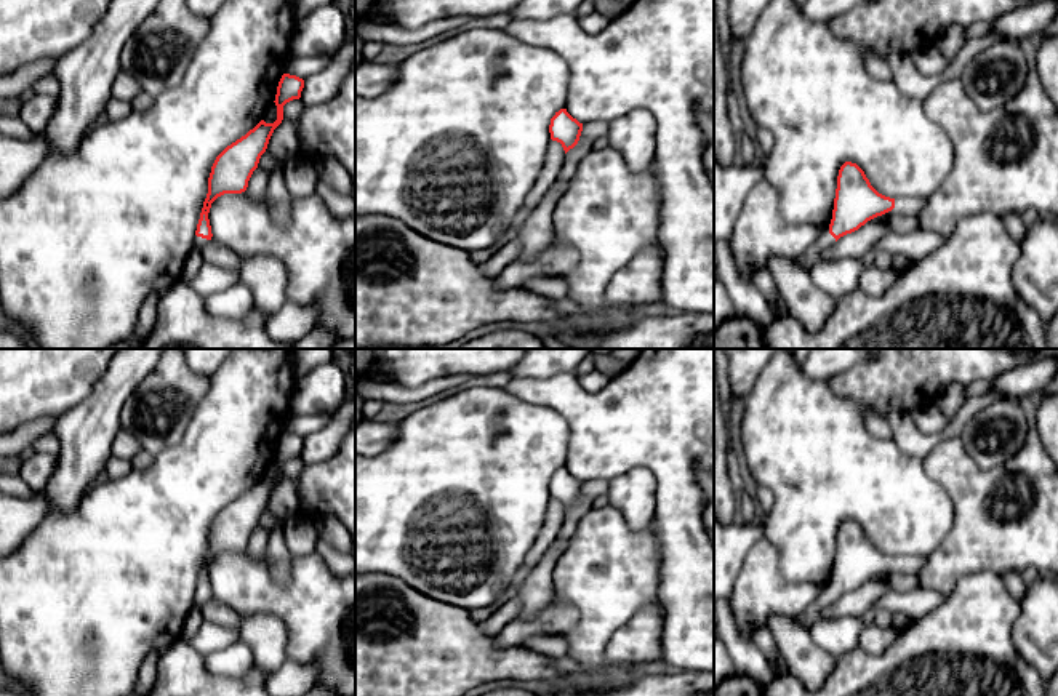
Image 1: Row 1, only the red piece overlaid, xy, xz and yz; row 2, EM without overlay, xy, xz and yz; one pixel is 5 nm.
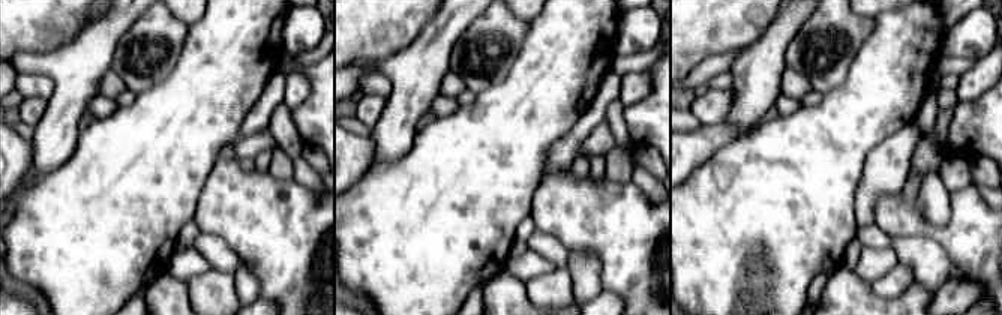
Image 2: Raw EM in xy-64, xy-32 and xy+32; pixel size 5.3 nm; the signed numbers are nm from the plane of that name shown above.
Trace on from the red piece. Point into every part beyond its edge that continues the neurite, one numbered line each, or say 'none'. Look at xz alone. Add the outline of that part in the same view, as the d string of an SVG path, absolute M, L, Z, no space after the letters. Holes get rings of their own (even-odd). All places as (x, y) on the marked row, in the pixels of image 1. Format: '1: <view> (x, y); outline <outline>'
none

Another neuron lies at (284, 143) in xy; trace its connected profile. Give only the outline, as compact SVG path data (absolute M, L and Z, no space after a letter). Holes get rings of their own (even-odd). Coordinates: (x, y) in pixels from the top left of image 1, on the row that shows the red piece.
M283 118L282 123L274 130L266 152L282 162L287 162L298 154L298 136L290 120Z

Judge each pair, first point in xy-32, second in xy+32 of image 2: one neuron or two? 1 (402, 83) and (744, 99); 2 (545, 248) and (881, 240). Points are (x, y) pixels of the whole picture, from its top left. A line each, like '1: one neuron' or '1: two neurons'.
1: one neuron
2: one neuron

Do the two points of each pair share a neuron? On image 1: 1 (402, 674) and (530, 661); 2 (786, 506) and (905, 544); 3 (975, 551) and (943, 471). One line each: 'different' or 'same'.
1: same
2: same
3: same

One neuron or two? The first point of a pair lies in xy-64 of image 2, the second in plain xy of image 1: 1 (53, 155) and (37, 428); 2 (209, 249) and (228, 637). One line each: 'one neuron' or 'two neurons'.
1: two neurons
2: two neurons

